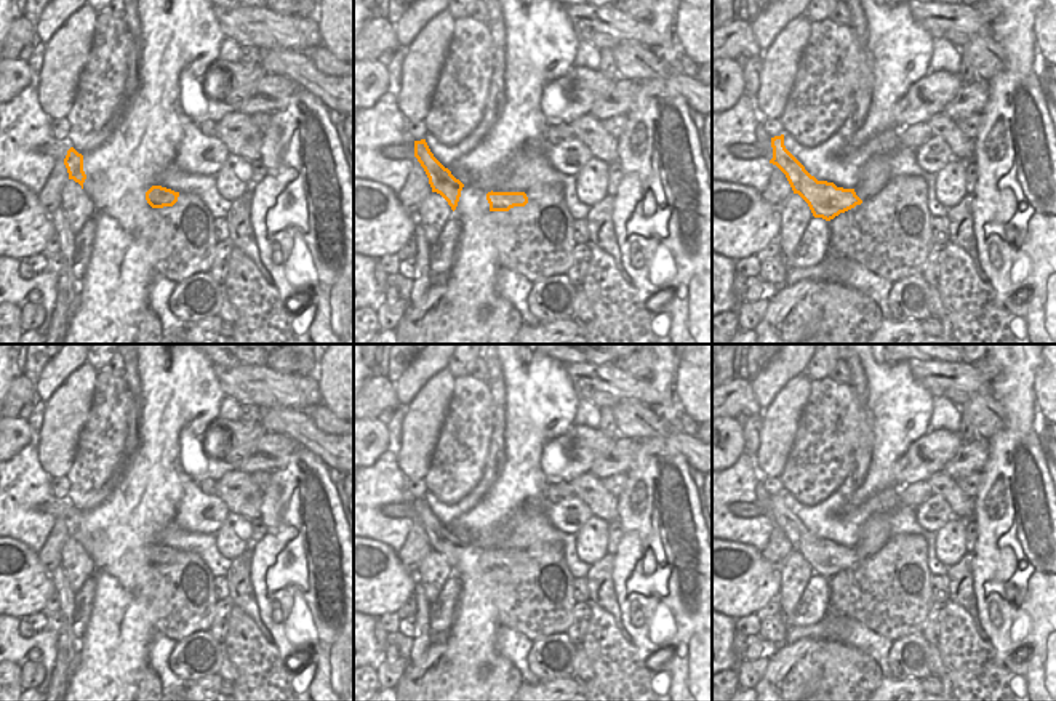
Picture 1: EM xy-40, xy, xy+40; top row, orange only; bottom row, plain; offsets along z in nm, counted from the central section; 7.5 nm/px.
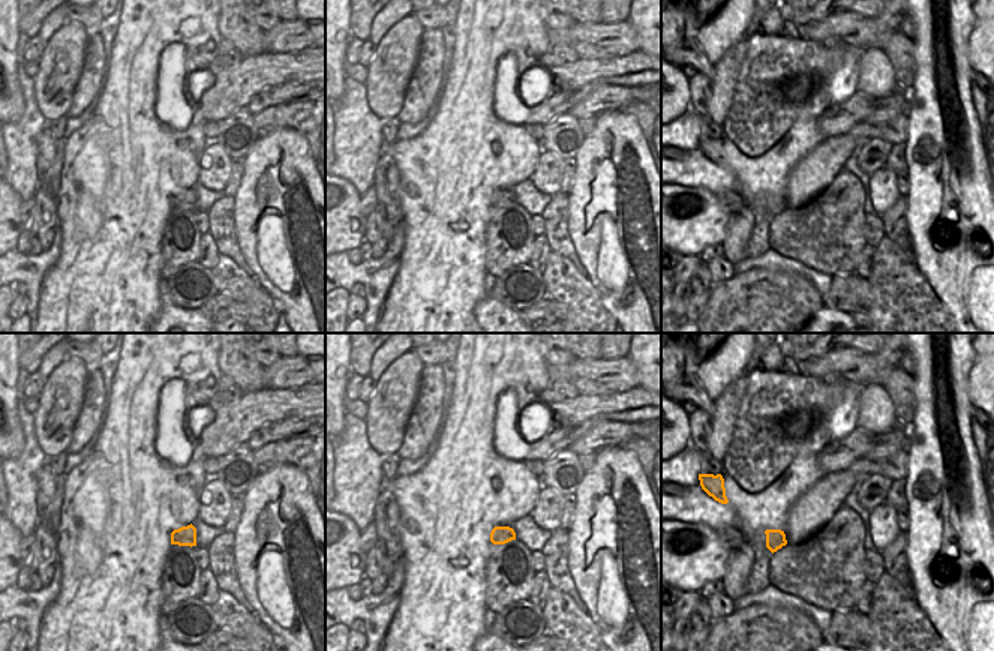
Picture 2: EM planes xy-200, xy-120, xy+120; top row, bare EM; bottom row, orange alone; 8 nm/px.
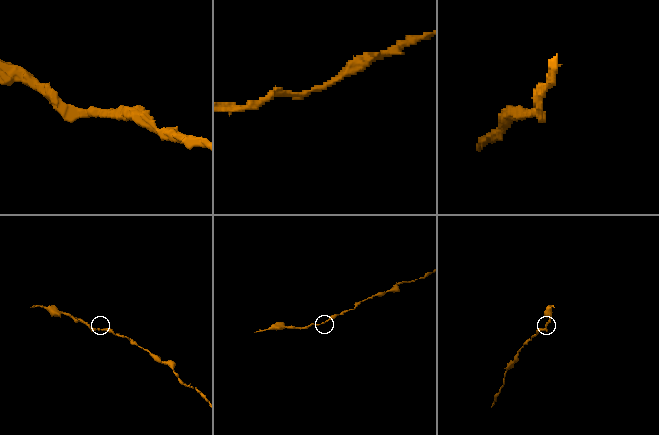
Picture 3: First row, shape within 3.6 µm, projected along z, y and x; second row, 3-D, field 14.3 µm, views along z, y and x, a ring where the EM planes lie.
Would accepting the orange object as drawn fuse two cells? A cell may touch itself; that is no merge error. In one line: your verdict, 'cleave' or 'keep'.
keep

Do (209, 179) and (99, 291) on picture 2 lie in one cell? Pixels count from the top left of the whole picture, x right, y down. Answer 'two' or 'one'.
two

